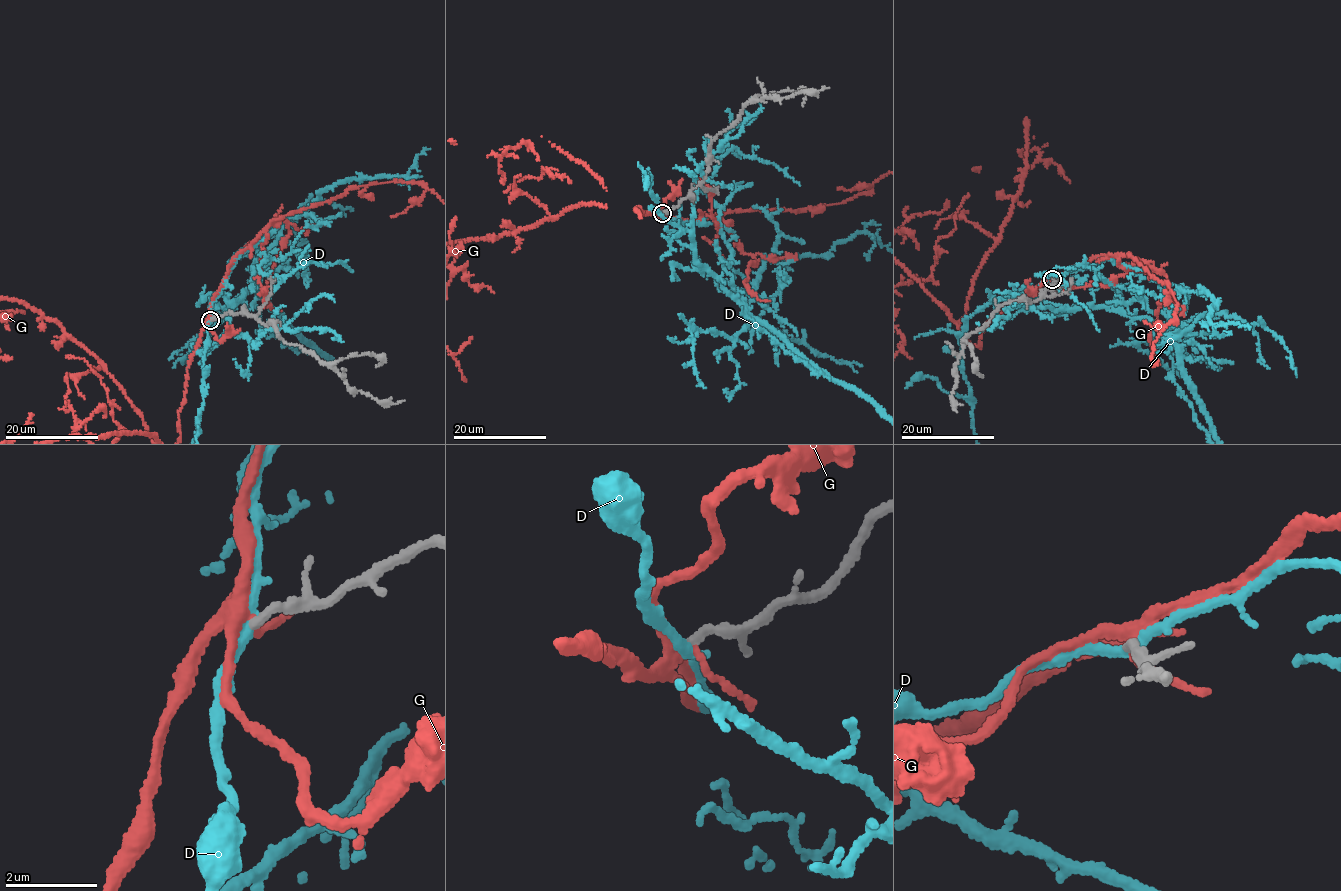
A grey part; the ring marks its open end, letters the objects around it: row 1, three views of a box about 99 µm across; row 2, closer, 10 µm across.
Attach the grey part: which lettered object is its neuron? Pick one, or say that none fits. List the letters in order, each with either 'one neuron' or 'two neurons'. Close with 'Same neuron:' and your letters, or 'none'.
D: two neurons
G: two neurons
Same neuron: none

